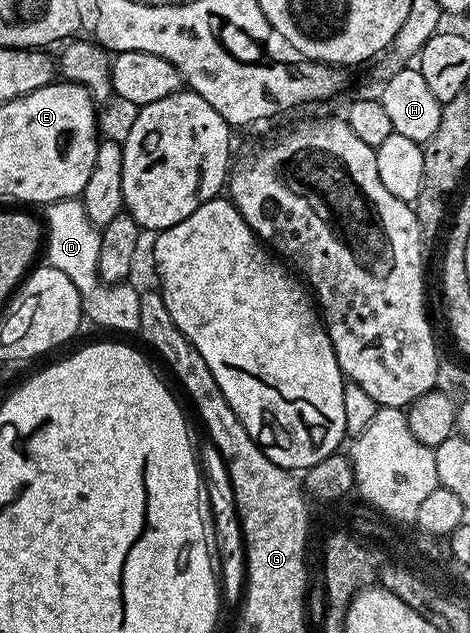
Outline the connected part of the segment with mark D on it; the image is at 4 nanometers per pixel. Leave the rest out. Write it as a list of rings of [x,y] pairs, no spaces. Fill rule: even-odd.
[[[68,199],[52,201],[46,206],[47,225],[45,221],[45,258],[46,264],[57,271],[69,275],[69,283],[77,287],[83,299],[83,311],[88,322],[100,325],[103,329],[116,329],[119,333],[134,334],[139,327],[139,295],[131,283],[107,284],[99,280],[97,259],[101,251],[100,230],[85,215],[82,200]]]

